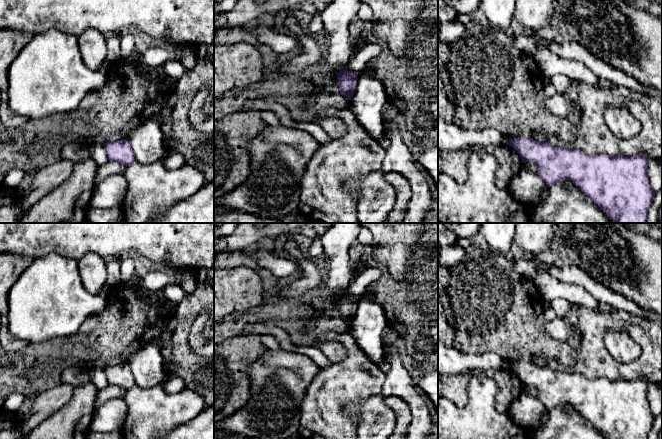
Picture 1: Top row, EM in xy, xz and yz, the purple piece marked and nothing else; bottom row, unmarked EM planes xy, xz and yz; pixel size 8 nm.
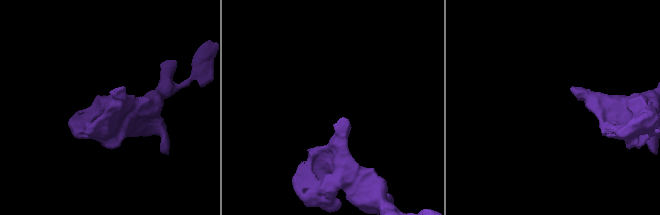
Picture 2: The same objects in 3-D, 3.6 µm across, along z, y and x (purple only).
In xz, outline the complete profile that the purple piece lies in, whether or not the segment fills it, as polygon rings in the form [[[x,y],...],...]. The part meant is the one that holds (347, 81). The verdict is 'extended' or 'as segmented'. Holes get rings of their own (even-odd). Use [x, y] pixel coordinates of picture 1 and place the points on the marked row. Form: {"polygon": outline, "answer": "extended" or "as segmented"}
{"polygon": [[[345,69],[338,72],[338,86],[341,95],[352,98],[357,88],[357,75]]], "answer": "as segmented"}

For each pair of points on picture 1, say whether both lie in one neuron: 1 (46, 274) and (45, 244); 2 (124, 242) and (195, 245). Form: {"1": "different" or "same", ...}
{"1": "different", "2": "same"}

